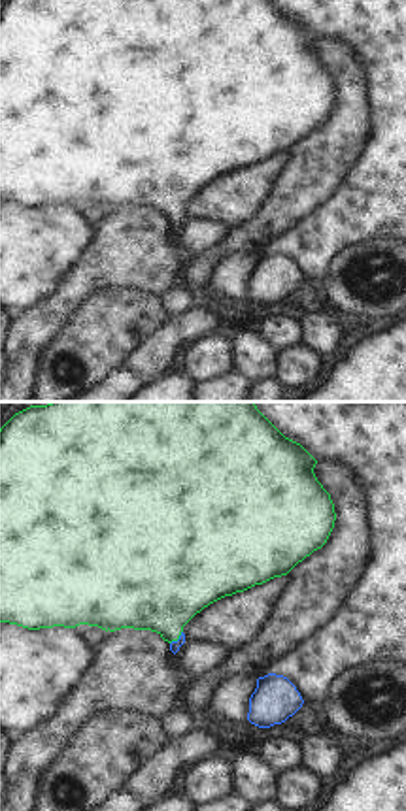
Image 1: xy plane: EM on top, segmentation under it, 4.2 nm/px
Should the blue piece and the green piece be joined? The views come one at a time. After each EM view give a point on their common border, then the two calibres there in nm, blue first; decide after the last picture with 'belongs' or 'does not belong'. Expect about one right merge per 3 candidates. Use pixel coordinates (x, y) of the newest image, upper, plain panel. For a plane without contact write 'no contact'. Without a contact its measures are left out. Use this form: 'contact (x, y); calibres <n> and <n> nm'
contact (180, 215); calibres 50 and 400 nm

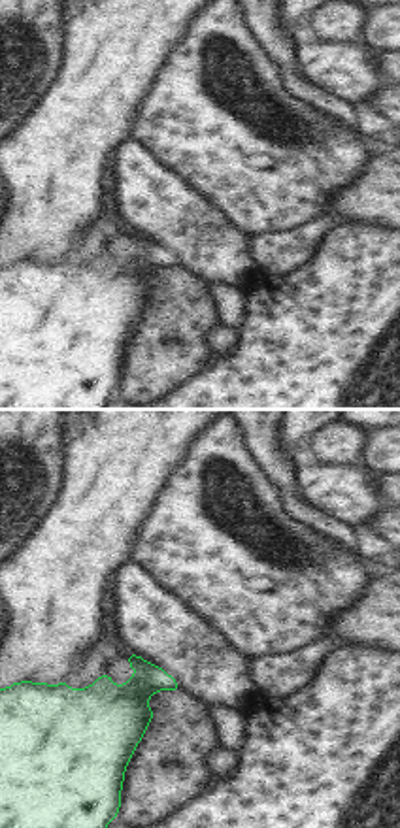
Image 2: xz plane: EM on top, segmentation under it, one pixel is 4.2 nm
no contact

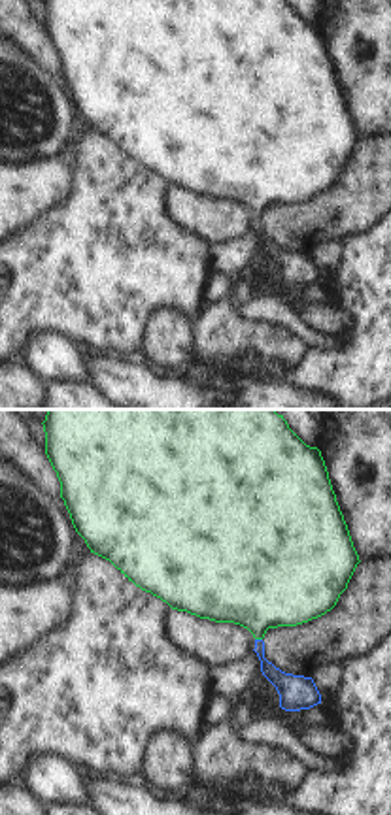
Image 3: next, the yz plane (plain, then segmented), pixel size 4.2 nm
contact (259, 217); calibres 120 and 400 nm

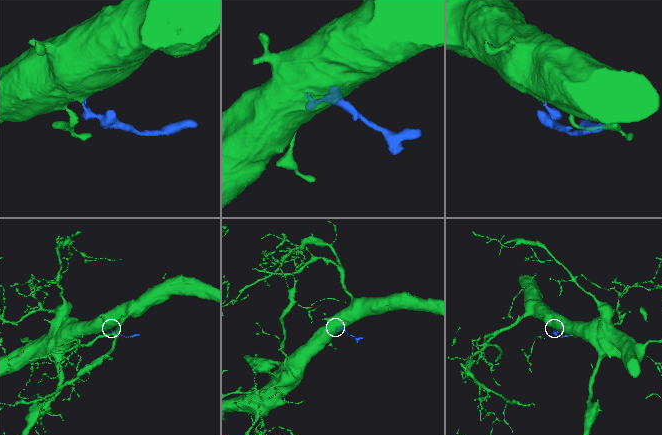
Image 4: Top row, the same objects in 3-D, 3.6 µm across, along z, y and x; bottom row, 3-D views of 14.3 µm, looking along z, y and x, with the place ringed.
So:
belongs

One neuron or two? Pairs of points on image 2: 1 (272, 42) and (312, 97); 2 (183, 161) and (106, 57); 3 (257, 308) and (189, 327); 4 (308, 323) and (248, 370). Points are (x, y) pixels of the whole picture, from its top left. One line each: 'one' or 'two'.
1: one
2: two
3: two
4: one

